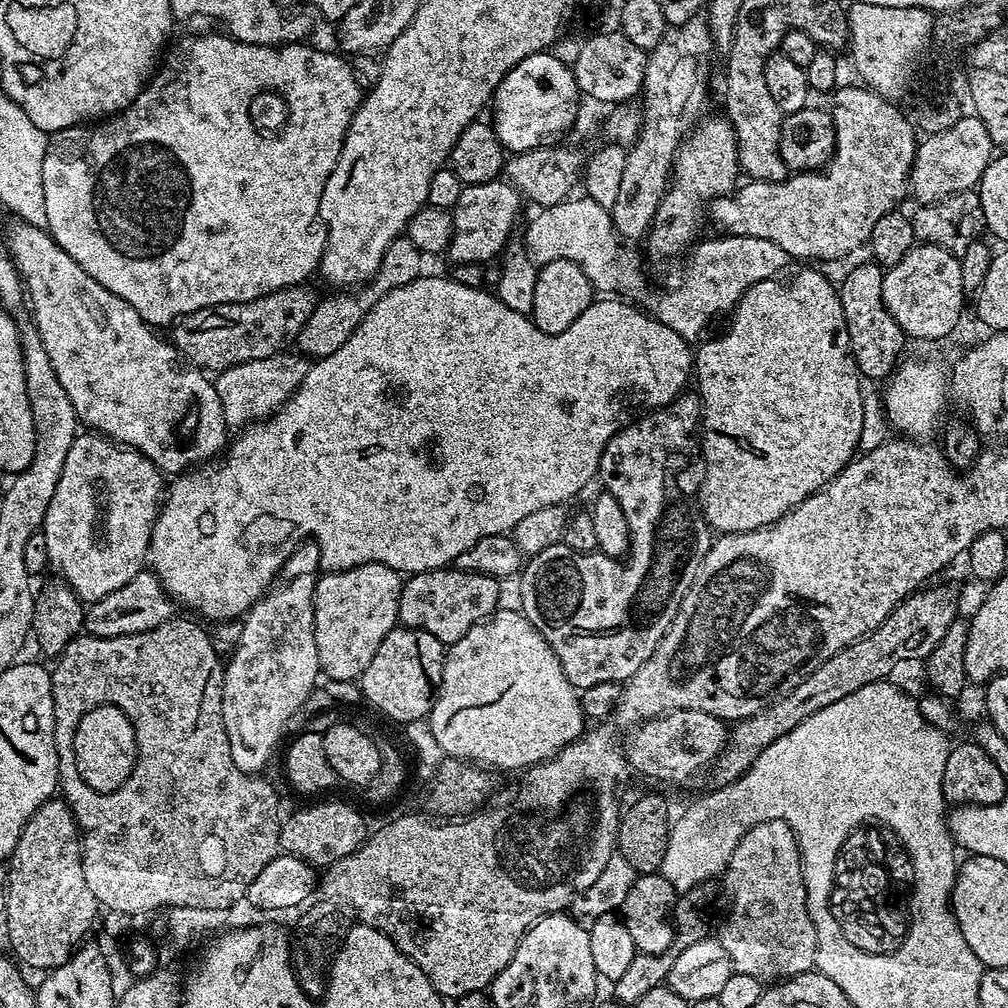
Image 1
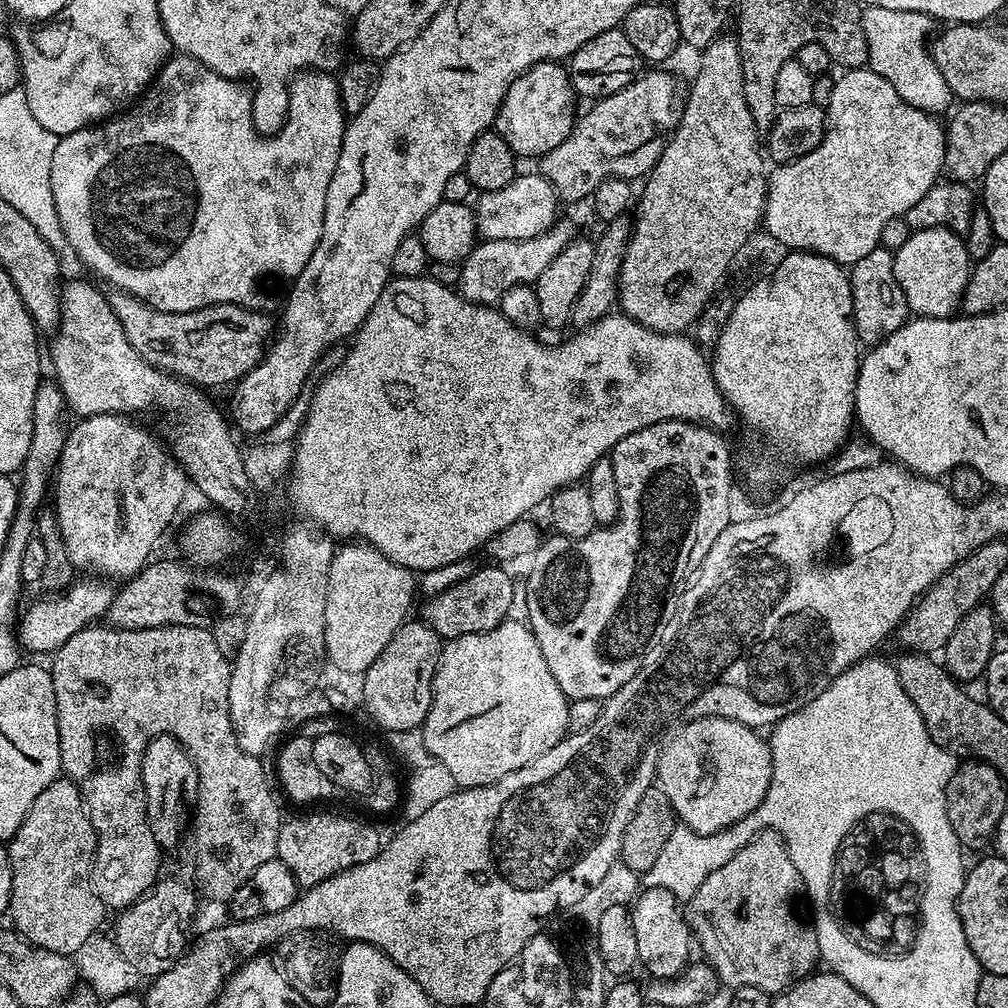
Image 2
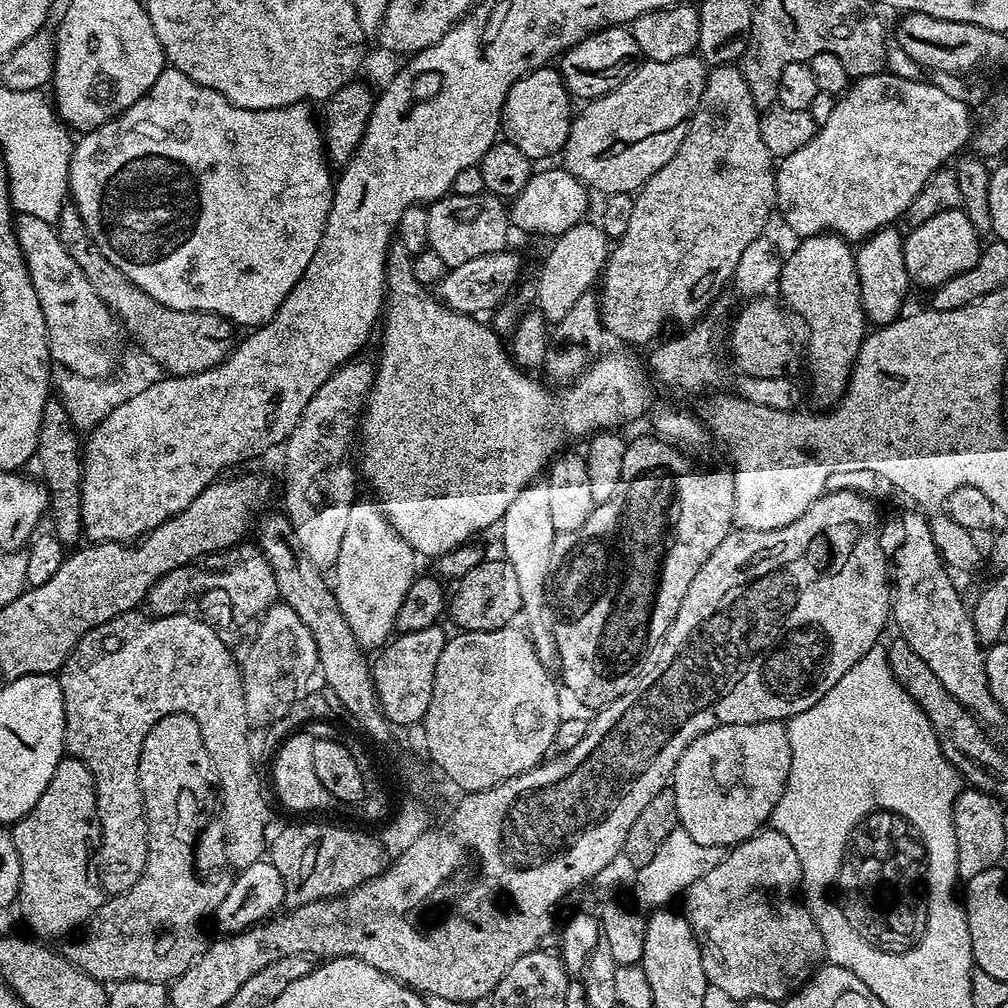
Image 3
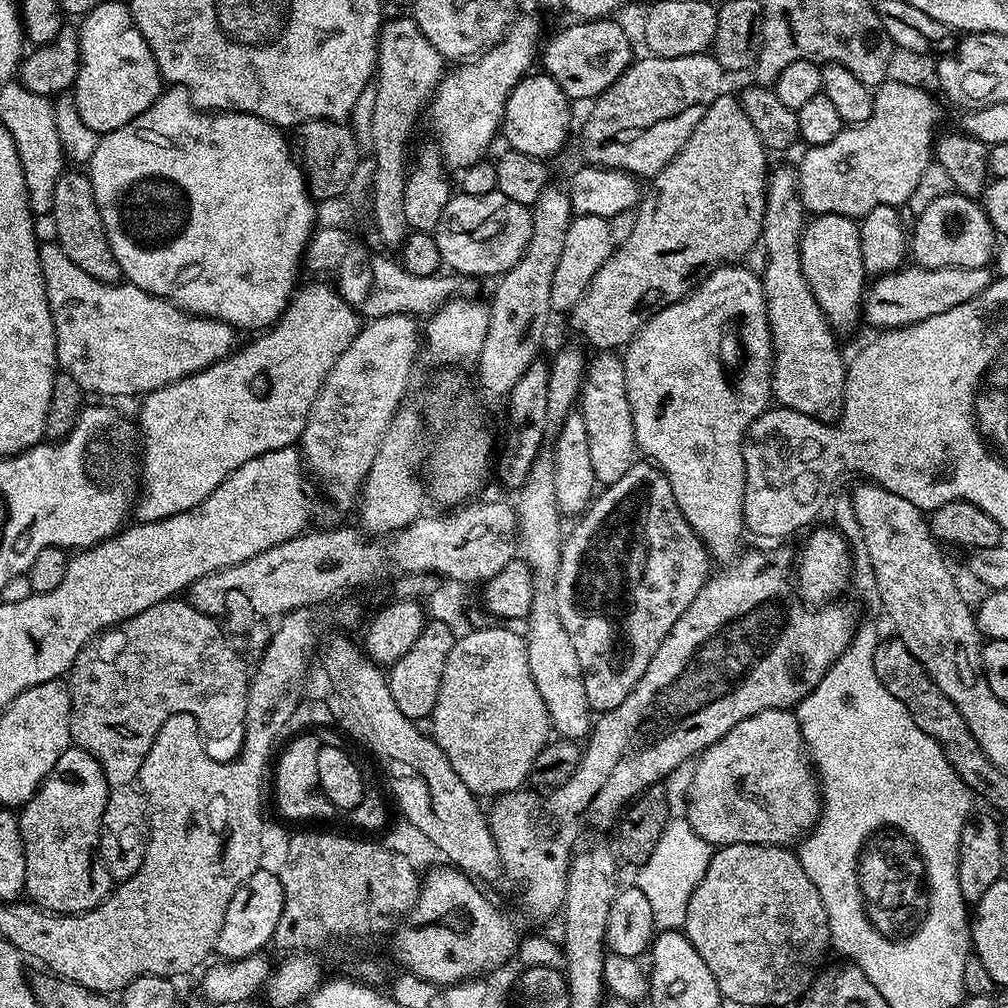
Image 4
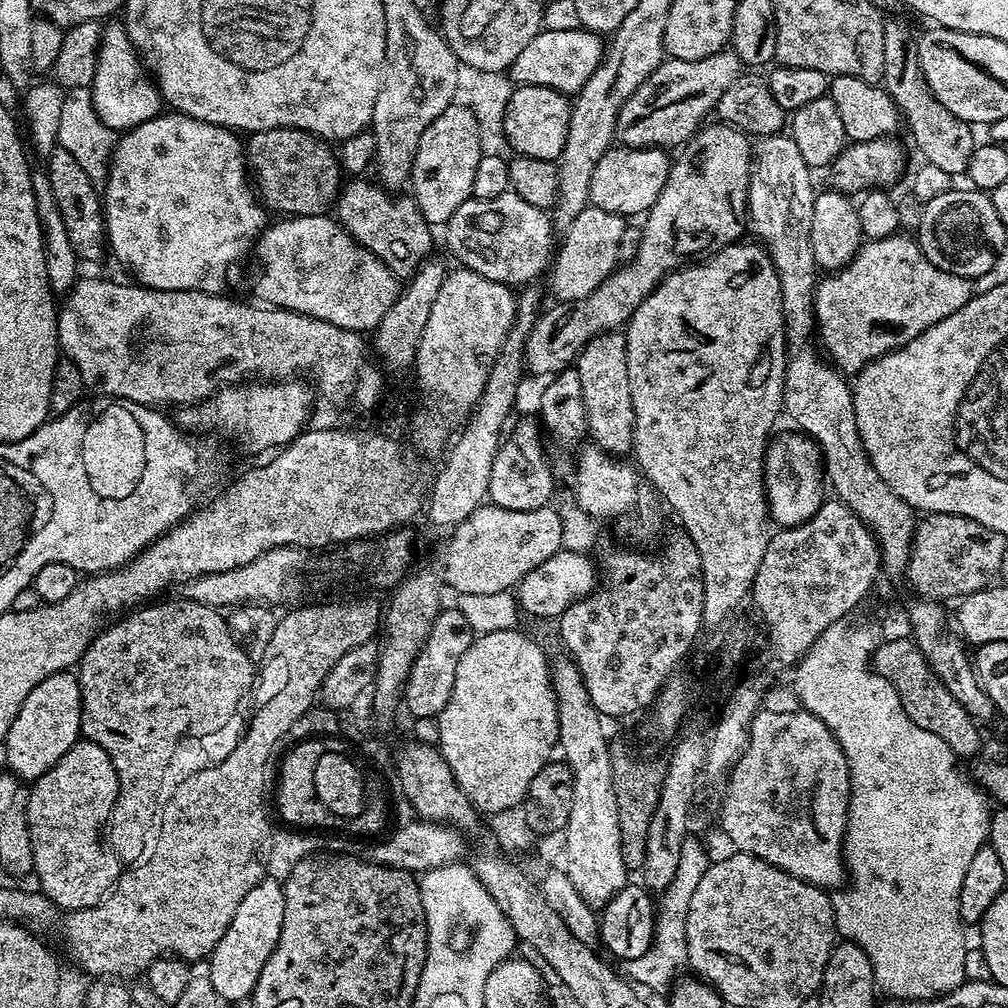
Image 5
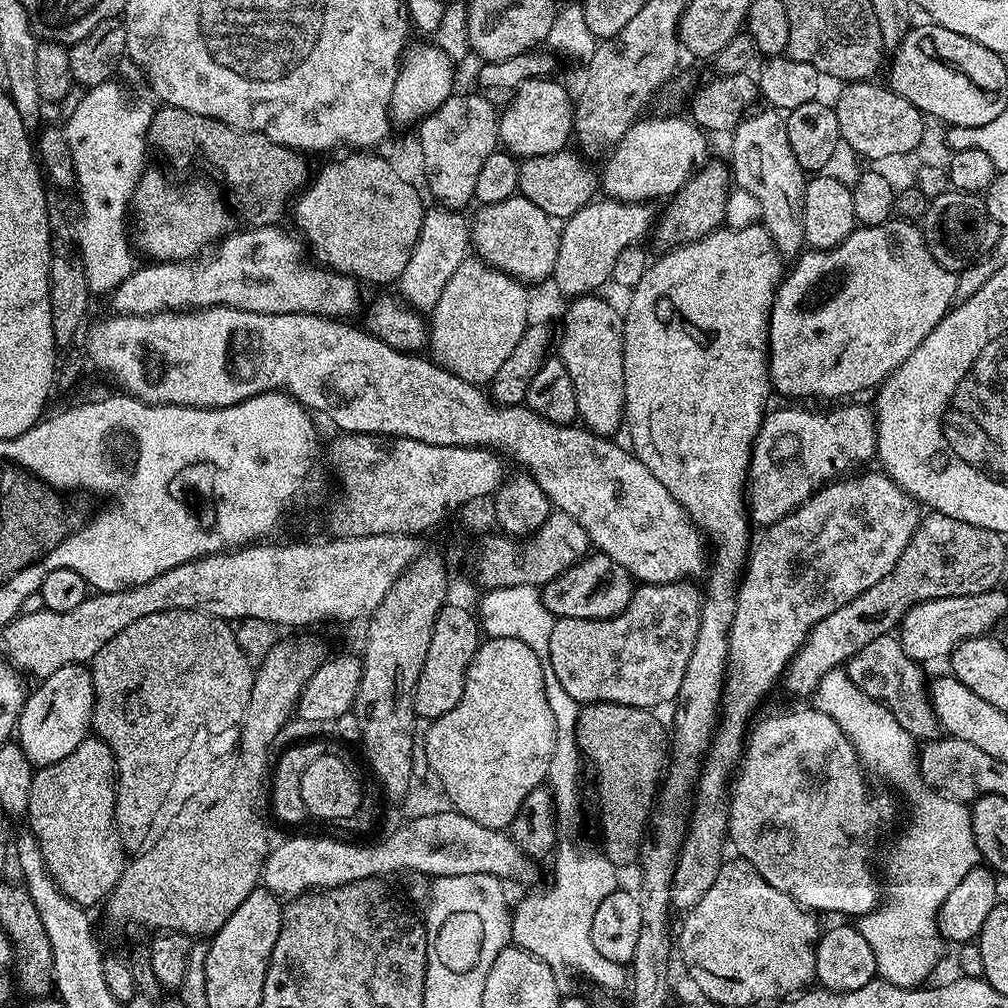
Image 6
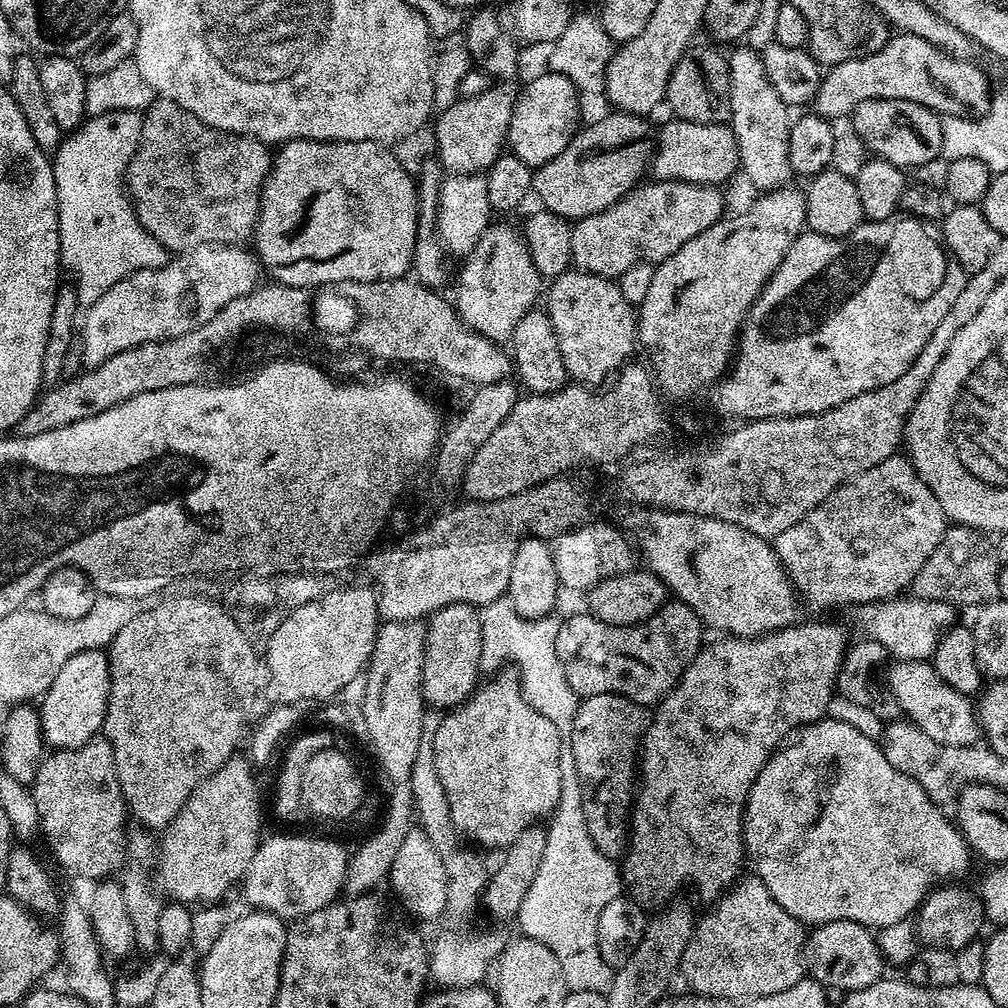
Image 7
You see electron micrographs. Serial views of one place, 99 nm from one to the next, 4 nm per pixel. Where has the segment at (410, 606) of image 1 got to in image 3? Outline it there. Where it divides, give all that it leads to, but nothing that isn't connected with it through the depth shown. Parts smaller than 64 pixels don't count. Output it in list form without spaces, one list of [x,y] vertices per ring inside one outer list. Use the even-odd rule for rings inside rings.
[[[484,560],[478,566],[474,566],[474,570],[470,570],[470,574],[466,574],[455,585],[456,593],[450,596],[450,616],[452,612],[452,620],[457,625],[457,629],[465,632],[489,632],[490,630],[498,630],[499,628],[507,628],[513,623],[512,620],[521,615],[520,603],[522,602],[522,594],[518,594],[518,577],[514,575],[514,566],[510,566],[508,561],[502,560]]]

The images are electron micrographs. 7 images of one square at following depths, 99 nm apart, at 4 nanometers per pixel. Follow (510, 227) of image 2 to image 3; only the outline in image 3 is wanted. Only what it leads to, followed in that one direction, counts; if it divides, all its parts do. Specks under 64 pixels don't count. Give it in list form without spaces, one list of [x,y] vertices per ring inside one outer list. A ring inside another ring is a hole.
[[[564,167],[548,168],[545,172],[536,170],[524,189],[511,201],[508,219],[513,229],[521,228],[524,232],[537,232],[540,236],[555,238],[587,217],[584,215],[588,212],[588,196],[589,189]]]

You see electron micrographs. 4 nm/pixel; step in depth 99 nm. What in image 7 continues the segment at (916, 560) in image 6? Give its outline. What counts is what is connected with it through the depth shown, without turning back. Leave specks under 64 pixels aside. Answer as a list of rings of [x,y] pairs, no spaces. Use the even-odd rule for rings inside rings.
[[[965,524],[945,527],[944,537],[912,580],[911,595],[917,600],[946,602],[953,606],[983,605],[992,596],[991,592],[997,591],[996,583],[1002,567],[1002,561],[996,557],[996,552],[988,540],[991,539],[985,533],[975,528],[967,528]],[[806,620],[791,624],[788,628],[780,629],[779,632],[767,633],[759,638],[720,638],[724,640],[710,645],[709,648],[708,645],[701,647],[695,658],[684,669],[684,673],[680,675],[680,681],[668,691],[663,700],[655,705],[638,753],[638,787],[634,792],[634,803],[630,813],[628,847],[622,857],[622,884],[637,904],[641,906],[667,905],[673,897],[683,893],[680,891],[687,884],[693,884],[698,895],[705,896],[708,902],[712,902],[741,875],[740,867],[746,864],[744,807],[750,794],[750,786],[754,786],[754,778],[758,778],[769,756],[781,747],[793,733],[806,724],[812,724],[815,720],[825,719],[828,704],[834,699],[836,675],[840,672],[840,663],[844,660],[844,654],[850,647],[848,632],[842,625],[831,624],[828,620]]]

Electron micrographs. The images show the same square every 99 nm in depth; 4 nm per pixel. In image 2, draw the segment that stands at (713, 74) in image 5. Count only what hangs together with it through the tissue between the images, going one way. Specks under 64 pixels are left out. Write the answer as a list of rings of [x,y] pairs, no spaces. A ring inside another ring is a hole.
[[[647,72],[622,90],[599,97],[590,114],[577,119],[570,130],[570,138],[539,157],[539,175],[552,183],[561,201],[584,200],[587,196],[589,199],[604,180],[604,160],[636,148],[654,130],[656,134],[664,130],[676,131],[684,113],[685,85],[680,85],[668,72]]]

